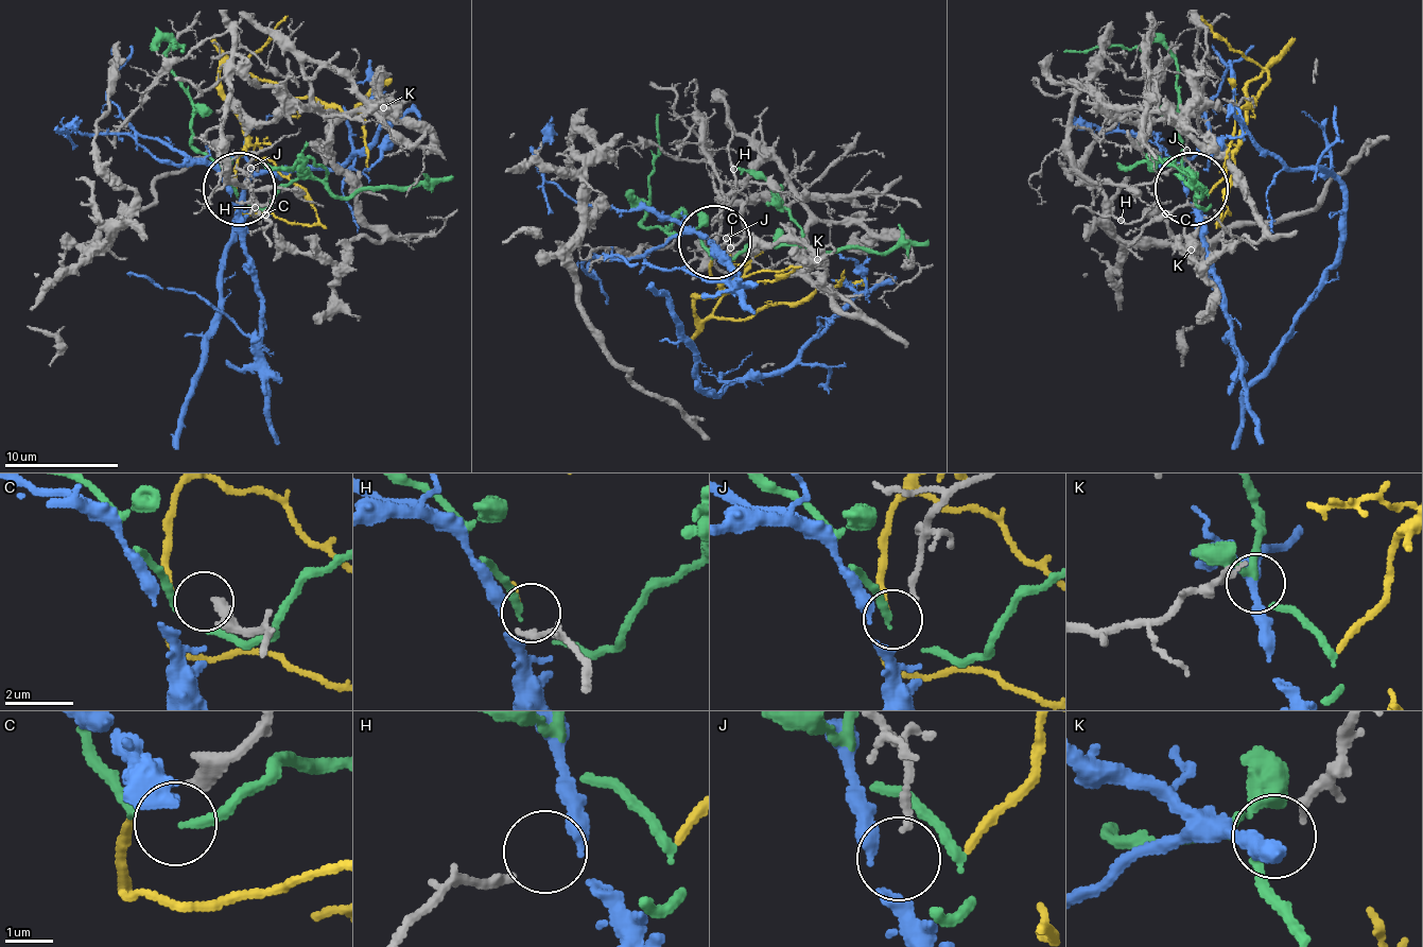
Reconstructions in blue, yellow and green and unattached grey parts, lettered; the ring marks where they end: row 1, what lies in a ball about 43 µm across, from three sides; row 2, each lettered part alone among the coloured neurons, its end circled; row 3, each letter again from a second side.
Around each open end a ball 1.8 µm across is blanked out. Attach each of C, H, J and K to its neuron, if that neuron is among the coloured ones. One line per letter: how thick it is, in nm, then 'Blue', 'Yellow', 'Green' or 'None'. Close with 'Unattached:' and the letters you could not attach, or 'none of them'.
C: Thickness 320 nm. Yellow
H: Thickness 160 nm. None
J: Thickness 160 nm. Blue
K: Thickness 150 nm. None
Unattached: H, K

